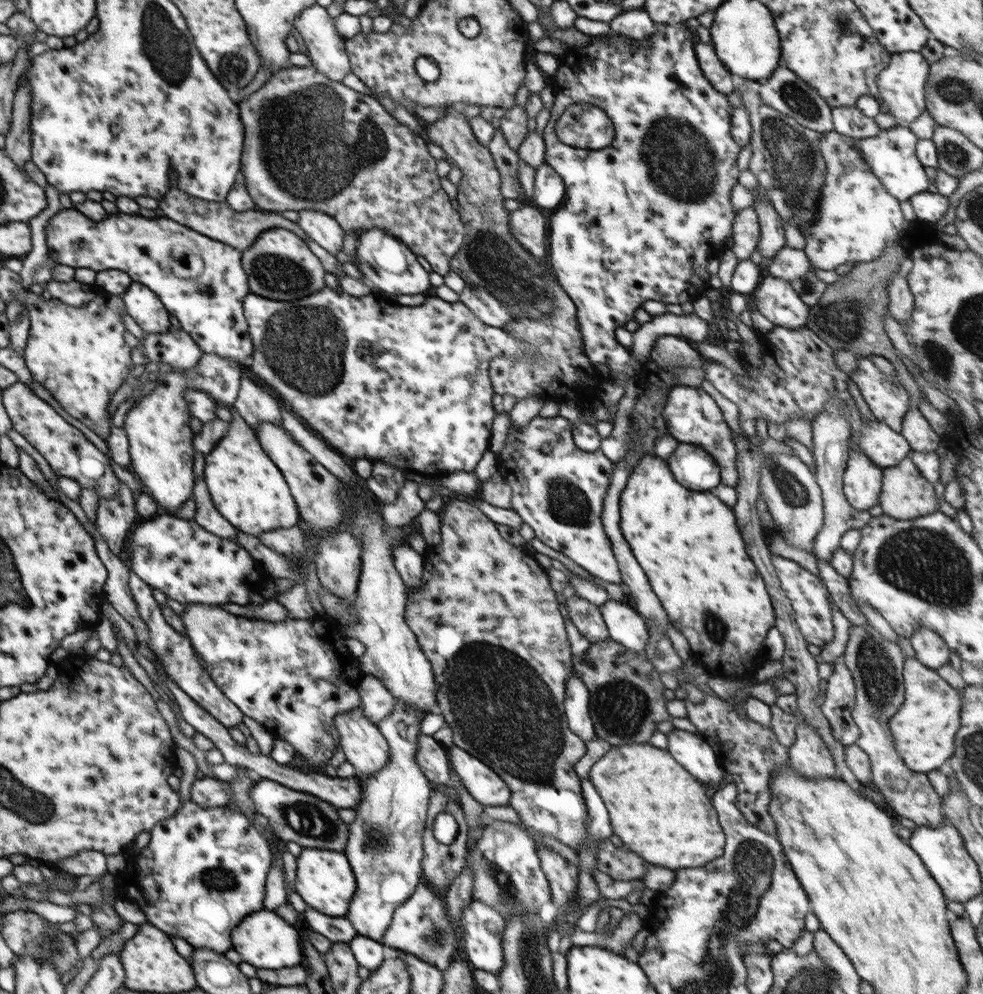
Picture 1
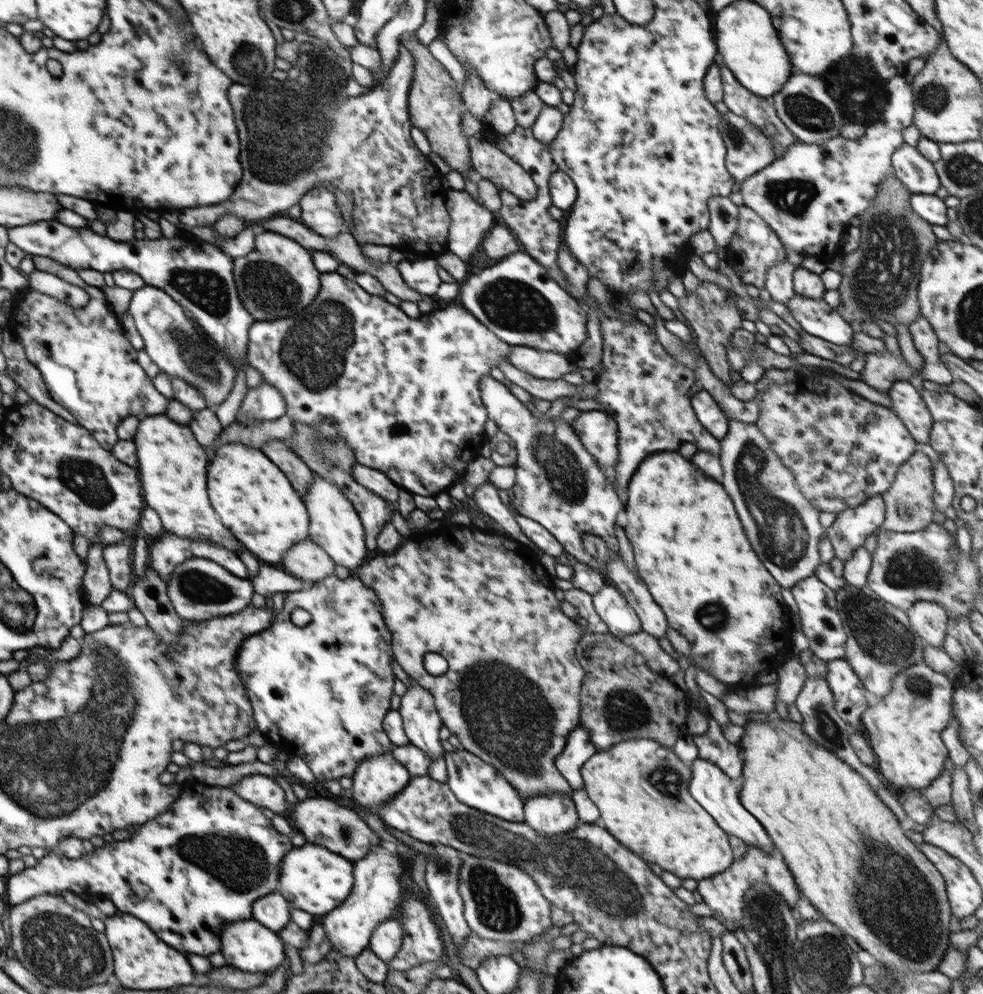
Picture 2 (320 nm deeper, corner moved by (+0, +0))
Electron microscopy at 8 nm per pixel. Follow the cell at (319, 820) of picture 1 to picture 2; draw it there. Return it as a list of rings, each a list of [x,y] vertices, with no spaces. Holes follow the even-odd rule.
[[[324,794],[299,800],[289,806],[285,815],[291,826],[306,838],[306,842],[328,848],[339,856],[346,856],[347,860],[360,860],[370,852],[370,849],[382,843],[382,838],[360,818],[356,811]]]

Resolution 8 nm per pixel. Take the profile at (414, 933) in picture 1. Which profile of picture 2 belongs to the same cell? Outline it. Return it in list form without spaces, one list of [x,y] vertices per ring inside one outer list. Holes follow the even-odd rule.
[[[397,918],[382,921],[373,930],[369,948],[378,956],[378,959],[388,962],[396,957],[403,943],[403,930]]]

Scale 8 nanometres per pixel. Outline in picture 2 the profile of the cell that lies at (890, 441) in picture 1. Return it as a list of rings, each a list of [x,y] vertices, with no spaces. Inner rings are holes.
[[[830,368],[812,369],[816,373],[813,379],[798,375],[788,384],[776,384],[764,391],[759,396],[760,412],[755,425],[773,453],[794,472],[794,481],[803,497],[818,510],[838,515],[888,491],[897,470],[918,450],[918,443],[894,412],[844,388],[840,382],[844,376]]]

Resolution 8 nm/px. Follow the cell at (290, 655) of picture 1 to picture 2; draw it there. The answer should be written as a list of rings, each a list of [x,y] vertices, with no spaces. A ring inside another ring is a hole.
[[[335,574],[327,576],[321,582],[309,584],[304,590],[288,593],[284,598],[284,606],[282,611],[278,613],[270,628],[253,634],[243,640],[241,650],[237,656],[237,671],[243,685],[246,687],[247,695],[250,697],[254,716],[257,722],[257,728],[269,741],[272,741],[278,748],[285,749],[291,756],[301,758],[314,773],[316,780],[320,782],[326,780],[339,780],[342,777],[352,778],[356,767],[365,758],[374,756],[375,754],[384,754],[392,752],[395,745],[388,738],[382,721],[385,719],[386,713],[391,710],[390,698],[394,694],[394,673],[392,673],[392,660],[394,658],[391,647],[391,632],[384,624],[382,616],[382,603],[378,595],[367,584],[364,584],[358,576],[349,576],[346,579],[340,579]],[[328,600],[332,600],[333,605],[327,605]],[[296,608],[304,608],[312,617],[309,624],[304,628],[299,628],[292,623],[290,615]]]

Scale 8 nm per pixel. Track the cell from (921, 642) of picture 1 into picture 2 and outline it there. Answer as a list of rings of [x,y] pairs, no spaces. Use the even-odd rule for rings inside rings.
[[[918,601],[907,610],[910,625],[925,644],[942,647],[950,619],[947,610],[938,603]]]

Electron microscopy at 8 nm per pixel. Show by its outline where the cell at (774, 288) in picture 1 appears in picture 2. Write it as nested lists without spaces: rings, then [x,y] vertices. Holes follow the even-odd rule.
[[[795,294],[786,304],[800,328],[834,345],[852,345],[855,330],[844,317],[824,300]]]

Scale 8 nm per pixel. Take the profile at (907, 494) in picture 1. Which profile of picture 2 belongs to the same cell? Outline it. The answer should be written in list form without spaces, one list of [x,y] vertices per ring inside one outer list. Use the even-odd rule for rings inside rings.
[[[922,451],[916,452],[897,470],[894,483],[881,495],[885,504],[885,521],[882,528],[892,532],[918,532],[932,524],[935,504],[933,501],[933,462]]]

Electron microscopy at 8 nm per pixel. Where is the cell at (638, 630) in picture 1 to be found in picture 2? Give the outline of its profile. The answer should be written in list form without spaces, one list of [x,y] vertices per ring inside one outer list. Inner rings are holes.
[[[611,583],[605,584],[593,594],[593,605],[612,635],[636,634],[642,630],[635,610]]]

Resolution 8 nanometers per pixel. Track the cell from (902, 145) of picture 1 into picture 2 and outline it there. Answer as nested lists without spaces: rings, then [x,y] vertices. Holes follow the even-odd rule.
[[[902,144],[891,156],[892,172],[912,194],[934,195],[941,182],[933,162],[915,147]]]

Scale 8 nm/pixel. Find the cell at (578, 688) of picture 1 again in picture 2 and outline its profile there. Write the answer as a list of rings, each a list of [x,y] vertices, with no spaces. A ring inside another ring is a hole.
[[[579,725],[574,732],[570,732],[564,750],[555,758],[556,768],[573,790],[580,790],[584,787],[581,766],[592,754],[596,754],[596,748],[590,742],[586,729],[582,730]]]

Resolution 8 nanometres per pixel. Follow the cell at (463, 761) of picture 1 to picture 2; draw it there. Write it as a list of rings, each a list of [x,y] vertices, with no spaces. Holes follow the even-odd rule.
[[[465,750],[445,751],[448,772],[446,783],[455,797],[470,808],[475,808],[512,823],[523,823],[525,801],[521,794],[490,763]]]

